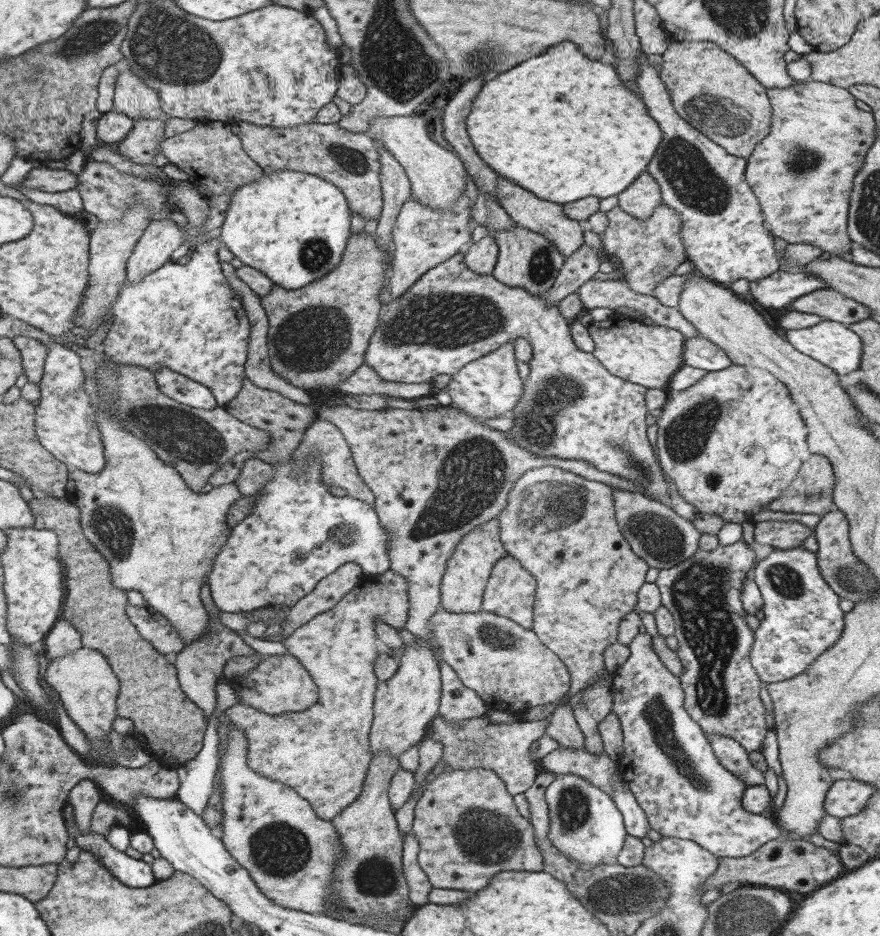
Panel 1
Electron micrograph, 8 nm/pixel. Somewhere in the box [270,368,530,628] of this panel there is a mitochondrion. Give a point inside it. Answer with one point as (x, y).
(470, 477)

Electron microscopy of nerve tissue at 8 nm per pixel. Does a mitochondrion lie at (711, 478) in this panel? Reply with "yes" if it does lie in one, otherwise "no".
yes

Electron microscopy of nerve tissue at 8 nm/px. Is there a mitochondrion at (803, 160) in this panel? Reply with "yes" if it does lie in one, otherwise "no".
yes

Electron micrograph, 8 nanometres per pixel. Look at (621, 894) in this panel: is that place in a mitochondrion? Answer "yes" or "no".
yes

